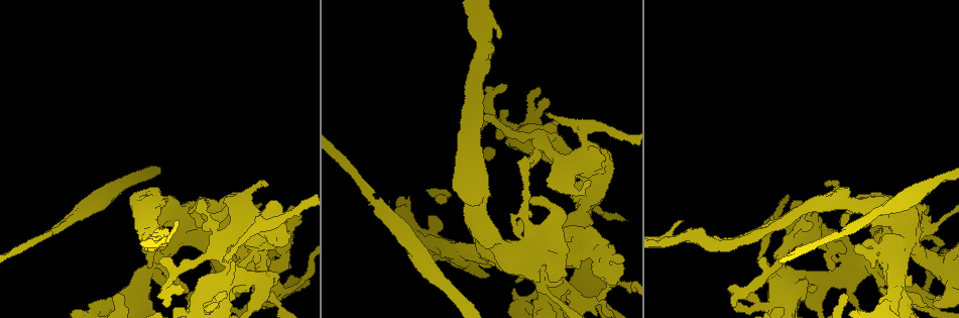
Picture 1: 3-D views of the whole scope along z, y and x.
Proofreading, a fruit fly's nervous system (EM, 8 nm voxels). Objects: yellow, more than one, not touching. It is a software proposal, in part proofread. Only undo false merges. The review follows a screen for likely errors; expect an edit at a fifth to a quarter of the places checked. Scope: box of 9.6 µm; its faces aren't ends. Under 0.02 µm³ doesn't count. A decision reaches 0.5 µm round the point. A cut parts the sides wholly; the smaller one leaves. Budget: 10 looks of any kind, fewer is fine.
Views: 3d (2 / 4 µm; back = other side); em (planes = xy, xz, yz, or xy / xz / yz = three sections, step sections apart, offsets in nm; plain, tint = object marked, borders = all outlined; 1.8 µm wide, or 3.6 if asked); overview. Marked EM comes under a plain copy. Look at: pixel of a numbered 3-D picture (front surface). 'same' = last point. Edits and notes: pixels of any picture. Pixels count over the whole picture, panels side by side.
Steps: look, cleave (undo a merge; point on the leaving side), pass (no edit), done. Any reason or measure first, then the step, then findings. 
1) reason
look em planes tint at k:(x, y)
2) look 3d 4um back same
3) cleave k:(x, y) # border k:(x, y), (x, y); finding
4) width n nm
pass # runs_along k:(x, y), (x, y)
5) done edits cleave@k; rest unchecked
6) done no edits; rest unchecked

a narrow waist
look em planes tint at 1:(157, 260)

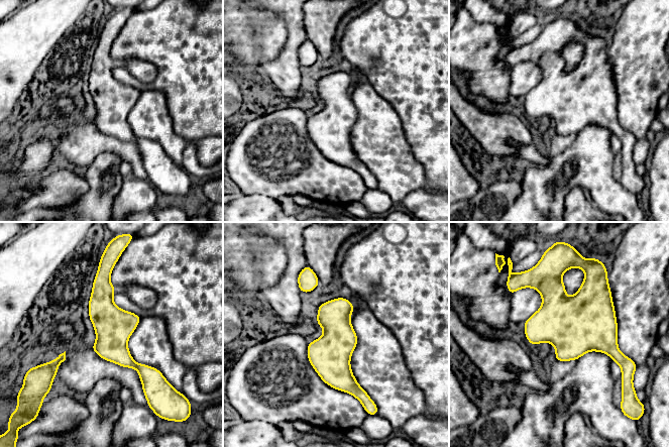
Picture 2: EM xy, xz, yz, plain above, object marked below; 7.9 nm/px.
pass # continuous, no second neuron

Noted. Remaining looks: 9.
look 3d 4um at 1:(585, 131)

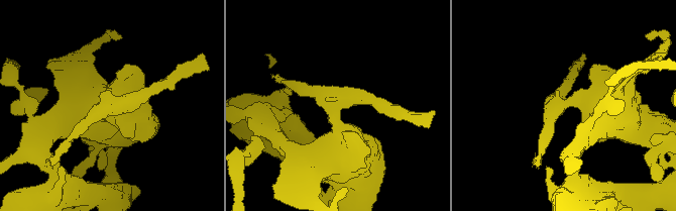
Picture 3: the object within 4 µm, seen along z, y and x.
now the EM
look em 3.6um planes borders at 3:(333, 106)

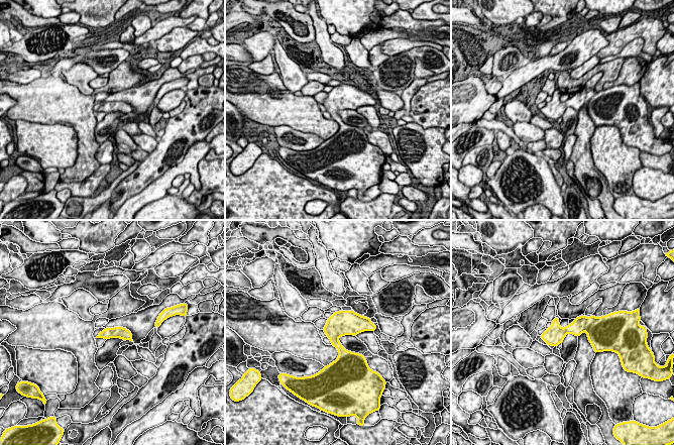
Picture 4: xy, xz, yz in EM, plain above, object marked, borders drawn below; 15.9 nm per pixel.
pass # runs_along 4:(593, 332), (570, 328), (544, 336); continuous, no second neuron

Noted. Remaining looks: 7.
abrupt turn
look em planes tint at 1:(678, 236)

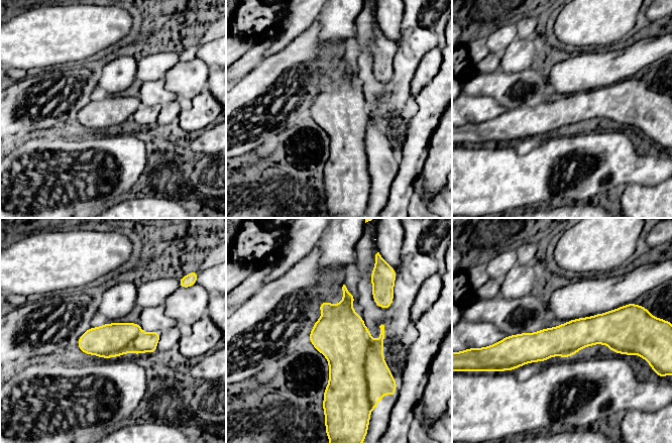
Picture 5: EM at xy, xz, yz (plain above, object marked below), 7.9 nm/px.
cleave 5:(379, 379) # border 5:(365, 328), (365, 379), (368, 395); two neurons meet here

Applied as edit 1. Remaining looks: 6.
see it whole again
look overview

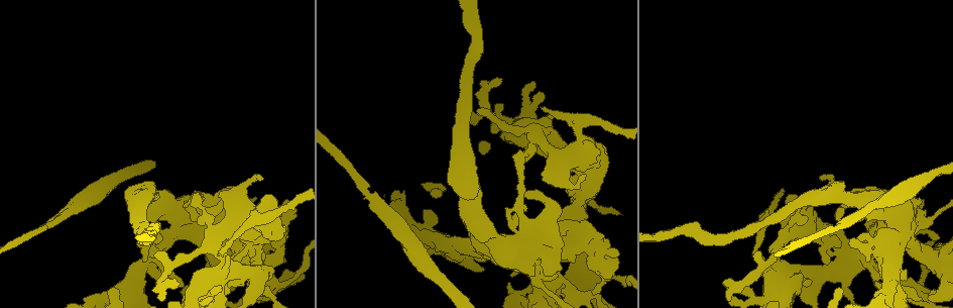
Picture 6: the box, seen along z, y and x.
look 3d 4um at 6:(199, 210)

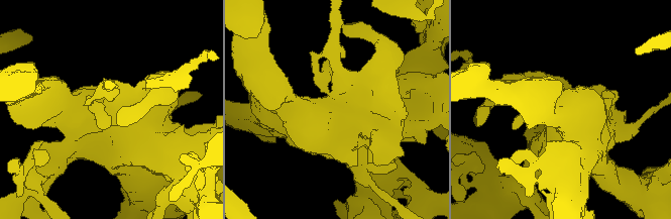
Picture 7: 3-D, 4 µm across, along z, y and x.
shape alone is not enough
look em 3.6um xz step 8 tint at 7:(108, 111)

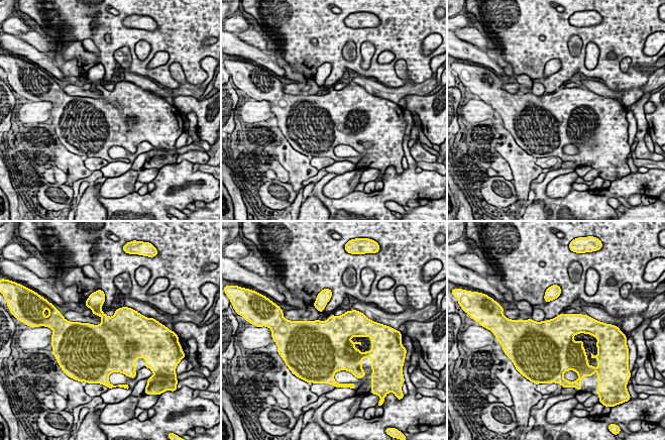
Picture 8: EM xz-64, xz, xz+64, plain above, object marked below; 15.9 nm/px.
look em 3.6um planes tint same

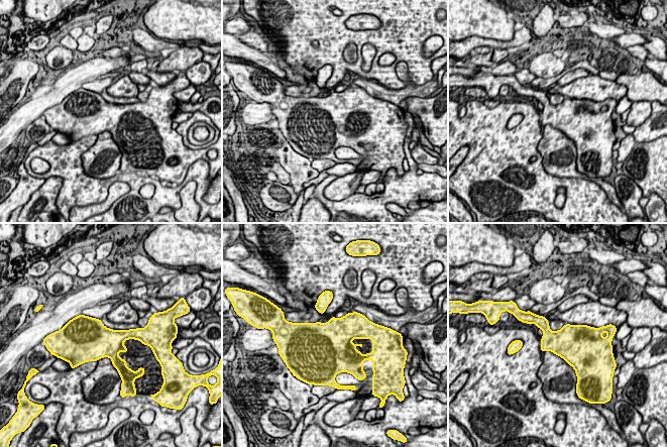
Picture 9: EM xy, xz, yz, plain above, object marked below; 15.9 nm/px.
width 480 nm
pass # all the same neuron

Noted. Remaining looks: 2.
done edits cleave@5; rest unchecked

